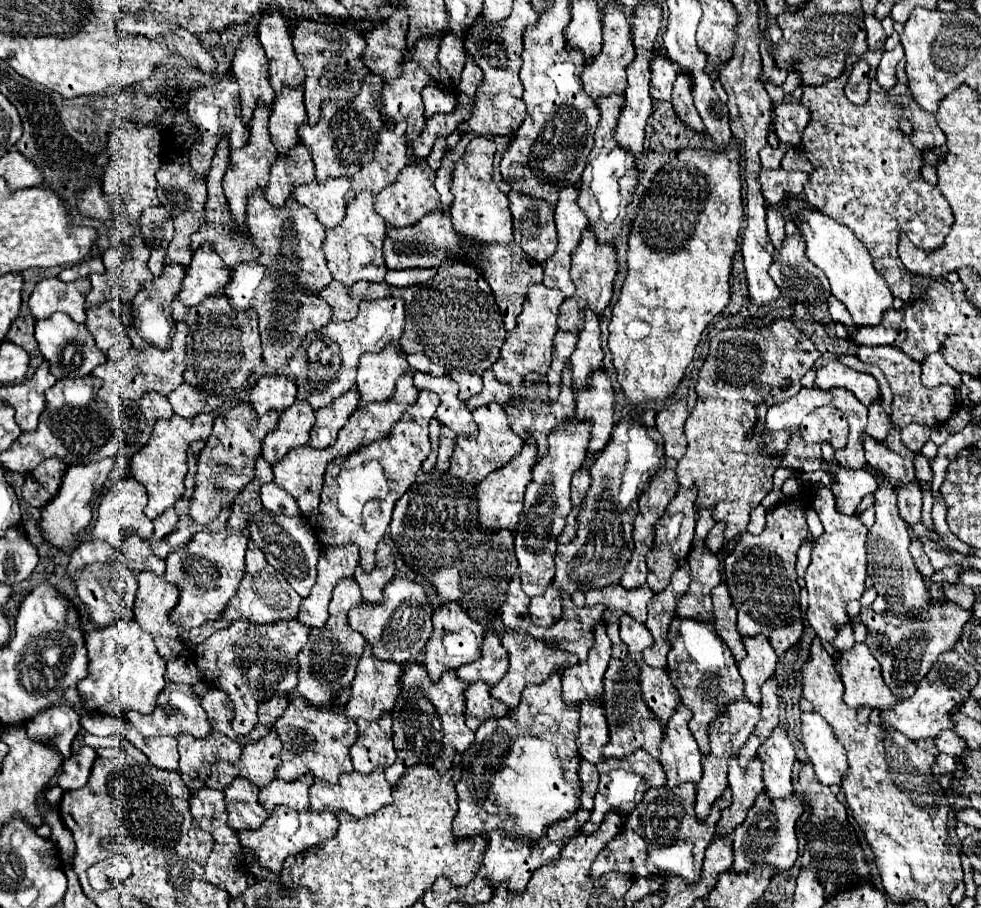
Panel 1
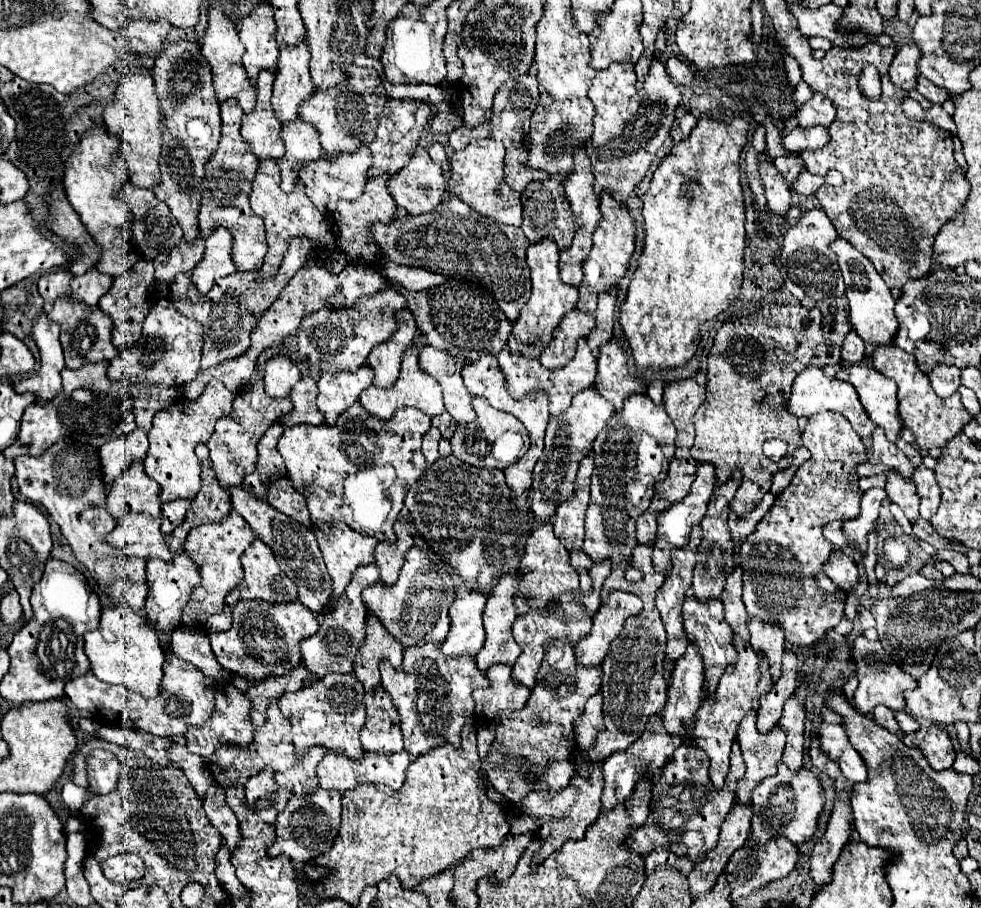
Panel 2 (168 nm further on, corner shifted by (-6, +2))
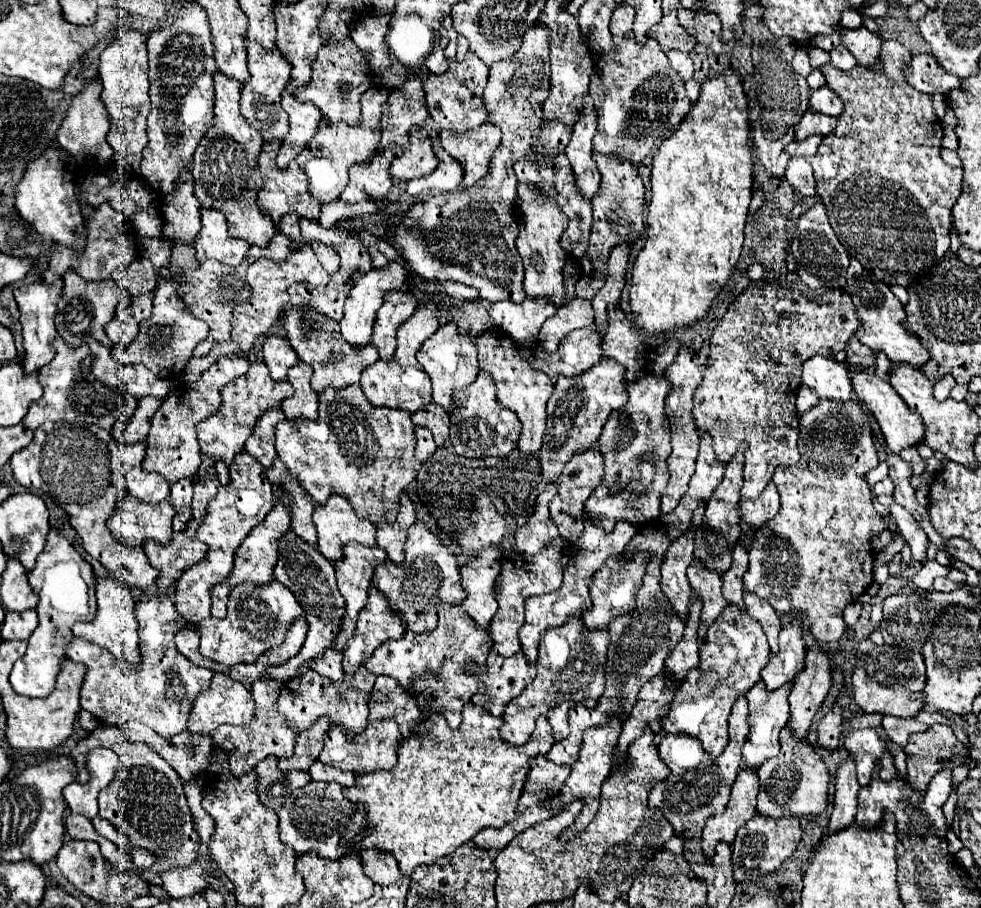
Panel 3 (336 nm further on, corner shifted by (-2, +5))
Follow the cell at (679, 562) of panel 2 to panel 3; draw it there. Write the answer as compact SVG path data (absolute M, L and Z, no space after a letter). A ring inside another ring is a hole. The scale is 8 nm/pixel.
M686 531L668 547L662 561L660 587L682 621L686 621L688 617L688 603L692 595L686 579L686 569L692 563L692 549L694 549L694 535Z

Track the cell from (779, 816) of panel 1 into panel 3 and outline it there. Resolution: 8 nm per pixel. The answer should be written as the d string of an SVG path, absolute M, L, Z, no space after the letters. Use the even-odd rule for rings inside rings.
M786 727L782 729L780 735L780 753L774 759L768 759L762 767L758 767L758 777L760 777L760 793L758 793L758 813L764 817L772 819L782 819L782 817L818 817L822 811L826 811L828 803L828 767L824 761L814 753L814 749L808 745L808 741L798 741L790 739L790 731Z

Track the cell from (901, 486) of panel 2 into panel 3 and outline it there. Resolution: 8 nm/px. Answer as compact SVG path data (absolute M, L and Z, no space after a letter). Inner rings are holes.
M898 503L890 505L890 515L896 521L902 537L912 549L912 555L916 561L926 561L926 549L928 549L928 537L924 529L918 525L918 521Z

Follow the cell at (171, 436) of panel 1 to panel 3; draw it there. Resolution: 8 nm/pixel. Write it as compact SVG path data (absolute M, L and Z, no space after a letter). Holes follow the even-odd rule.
M222 357L218 363L214 363L208 371L202 373L200 381L174 389L160 405L160 409L152 417L150 433L148 433L148 447L146 457L142 461L142 469L148 473L162 475L168 483L176 483L180 479L194 479L200 467L200 447L196 439L196 425L206 419L208 415L214 415L218 407L222 405L222 393L220 389L228 385L230 381L244 375L250 367L248 359L238 357Z

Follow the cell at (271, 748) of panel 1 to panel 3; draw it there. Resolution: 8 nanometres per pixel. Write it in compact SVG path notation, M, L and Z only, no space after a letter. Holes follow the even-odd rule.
M262 679L262 681L254 683L252 697L256 701L256 707L254 707L256 719L252 719L252 723L246 725L246 727L234 727L232 729L230 725L222 725L222 727L218 727L218 729L212 731L214 745L218 745L224 751L228 767L230 767L230 771L236 777L240 777L244 773L250 773L254 769L254 765L258 761L266 759L268 755L274 755L278 759L286 759L286 757L292 755L296 733L290 731L290 725L286 723L286 719L282 719L282 715L276 709L278 695L280 695L280 685L276 681Z

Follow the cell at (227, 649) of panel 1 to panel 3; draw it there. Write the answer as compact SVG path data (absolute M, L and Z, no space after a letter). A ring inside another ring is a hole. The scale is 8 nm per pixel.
M274 581L266 587L254 587L252 583L238 585L228 597L228 615L224 619L210 617L196 625L200 631L200 653L228 667L256 663L264 651L284 643L290 625L300 617L306 617L306 611L282 583Z

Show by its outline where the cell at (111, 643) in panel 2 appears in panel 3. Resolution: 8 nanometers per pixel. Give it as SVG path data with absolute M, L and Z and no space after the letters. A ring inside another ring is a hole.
M98 579L96 581L96 597L98 597L98 611L94 621L90 623L76 623L72 627L72 633L80 639L86 639L88 643L98 645L104 651L110 651L116 659L126 661L128 665L142 665L140 655L140 641L138 641L138 619L134 615L136 603L130 595L130 589L120 585L116 579Z

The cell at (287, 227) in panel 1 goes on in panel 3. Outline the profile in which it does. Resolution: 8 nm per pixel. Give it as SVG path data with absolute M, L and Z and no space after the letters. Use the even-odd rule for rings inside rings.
M270 141L270 143L264 143L262 151L260 151L260 173L262 173L262 179L264 179L264 185L262 189L258 191L258 207L274 221L274 225L280 223L280 219L294 211L298 213L300 217L306 217L306 219L312 219L312 221L318 221L318 215L320 215L320 205L314 197L310 197L310 191L308 191L308 179L306 179L306 173L298 167L296 161L292 161L286 171L280 171L274 163L274 157L278 153L278 147L280 147L280 141Z

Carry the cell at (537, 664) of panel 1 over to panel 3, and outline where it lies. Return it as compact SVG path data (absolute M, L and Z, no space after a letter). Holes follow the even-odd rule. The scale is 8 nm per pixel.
M588 519L584 523L584 533L582 537L578 539L578 543L574 543L574 551L570 555L570 561L568 561L568 567L566 567L566 573L564 573L564 583L558 591L554 593L548 593L548 595L538 595L538 597L530 597L526 601L526 621L524 625L520 627L520 645L522 645L522 653L526 657L528 663L534 663L536 661L536 651L538 651L538 641L542 637L542 633L546 629L552 629L552 627L562 627L570 617L580 617L584 611L588 611L592 607L592 601L590 601L590 579L594 577L594 573L606 563L606 559L610 557L618 557L626 545L630 543L630 539L634 537L636 533L636 527L630 525L630 523L618 523L614 527L612 533L606 533L598 527L594 527Z

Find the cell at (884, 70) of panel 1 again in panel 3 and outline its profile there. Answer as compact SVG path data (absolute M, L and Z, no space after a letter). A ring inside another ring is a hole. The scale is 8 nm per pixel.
M912 55L906 65L904 77L908 85L928 95L934 95L934 93L946 95L948 91L960 87L960 79L956 75L942 71L938 63L934 63L932 55Z

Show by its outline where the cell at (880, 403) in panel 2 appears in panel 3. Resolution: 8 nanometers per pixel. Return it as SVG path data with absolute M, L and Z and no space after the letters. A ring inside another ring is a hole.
M854 369L852 371L852 389L856 393L856 397L864 403L864 407L876 417L882 435L890 447L892 453L900 453L906 447L914 447L918 441L922 441L922 419L920 415L914 415L906 403L902 403L902 397L894 391L894 387L876 377L872 369Z

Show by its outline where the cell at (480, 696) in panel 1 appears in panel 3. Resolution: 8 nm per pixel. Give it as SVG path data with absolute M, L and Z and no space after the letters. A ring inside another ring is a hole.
M490 653L488 661L486 661L486 669L480 675L484 679L486 691L484 693L476 693L472 697L472 703L478 705L478 707L488 709L490 707L488 703L498 699L492 705L492 709L488 709L488 711L494 717L502 717L506 705L514 697L518 697L524 691L526 685L532 683L534 675L536 675L536 663L526 663L522 653L520 655L512 655L512 657L500 657L500 655Z

